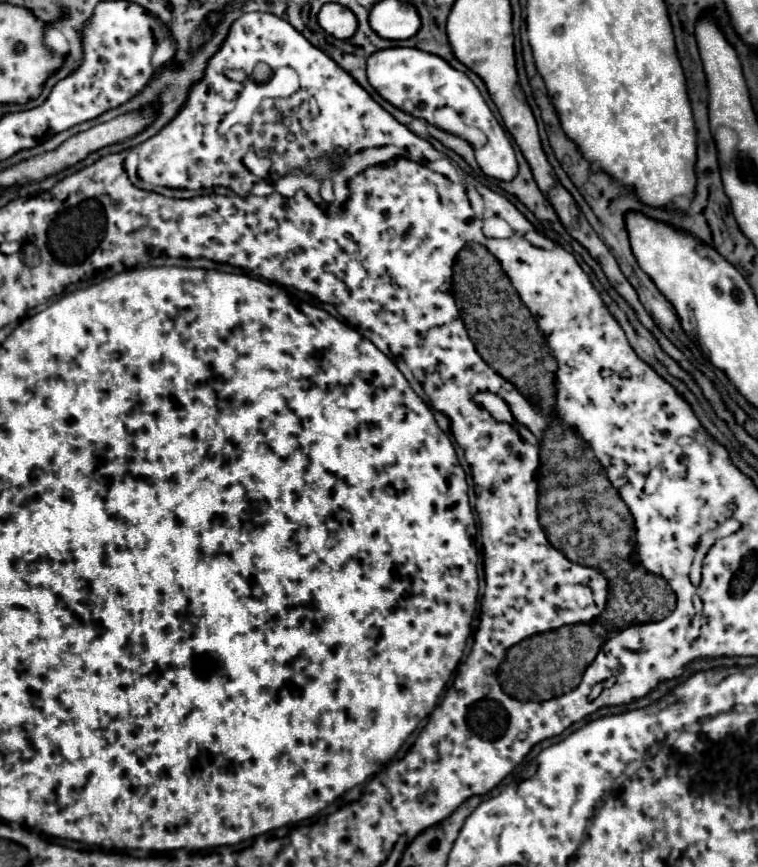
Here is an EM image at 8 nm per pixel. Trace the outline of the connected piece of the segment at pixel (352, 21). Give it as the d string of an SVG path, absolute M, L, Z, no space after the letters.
M326 3L318 13L318 23L328 35L336 39L350 39L358 27L354 13L338 3Z

